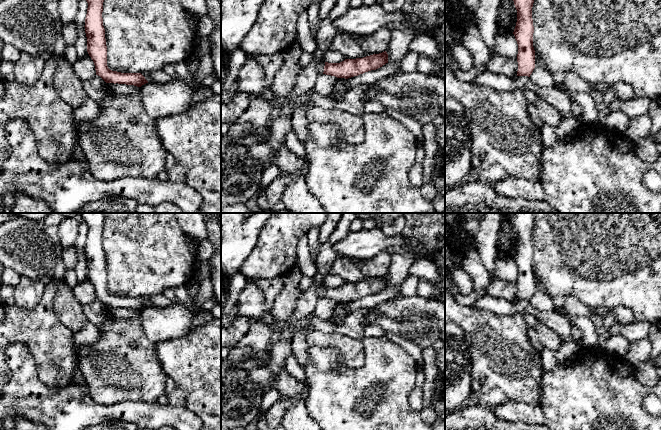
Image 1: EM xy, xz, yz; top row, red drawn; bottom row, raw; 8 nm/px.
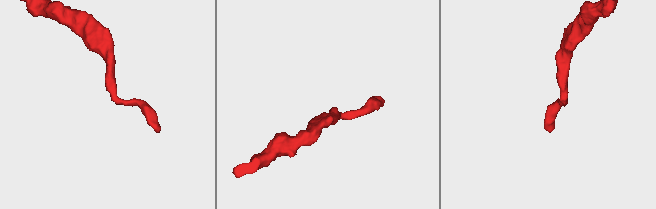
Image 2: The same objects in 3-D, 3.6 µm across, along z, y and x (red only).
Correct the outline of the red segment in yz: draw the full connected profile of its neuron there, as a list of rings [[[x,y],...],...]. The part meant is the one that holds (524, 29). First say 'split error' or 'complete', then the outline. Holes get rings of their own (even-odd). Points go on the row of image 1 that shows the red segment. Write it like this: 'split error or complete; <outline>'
complete; [[[513,0],[517,10],[517,22],[514,36],[518,44],[517,76],[528,76],[535,68],[535,50],[533,47],[532,7],[534,0]]]

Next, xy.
complete; [[[104,0],[86,1],[88,8],[84,27],[87,37],[87,52],[94,62],[96,75],[100,76],[106,83],[137,87],[148,83],[141,73],[121,73],[108,68],[105,29],[102,18]]]

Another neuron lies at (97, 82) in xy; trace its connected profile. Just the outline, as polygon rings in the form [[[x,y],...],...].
[[[98,75],[94,76],[90,80],[91,86],[96,90],[105,90],[106,82]]]

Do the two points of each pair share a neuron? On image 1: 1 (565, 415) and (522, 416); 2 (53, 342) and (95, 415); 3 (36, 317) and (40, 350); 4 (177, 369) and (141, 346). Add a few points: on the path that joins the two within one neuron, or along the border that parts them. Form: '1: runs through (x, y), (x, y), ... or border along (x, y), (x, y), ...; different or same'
1: border along (539, 405), (543, 419); different
2: border along (71, 383), (63, 387), (48, 387); different
3: runs through (39, 325), (41, 327), (41, 342); same
4: border along (156, 344), (157, 360), (167, 375); different

